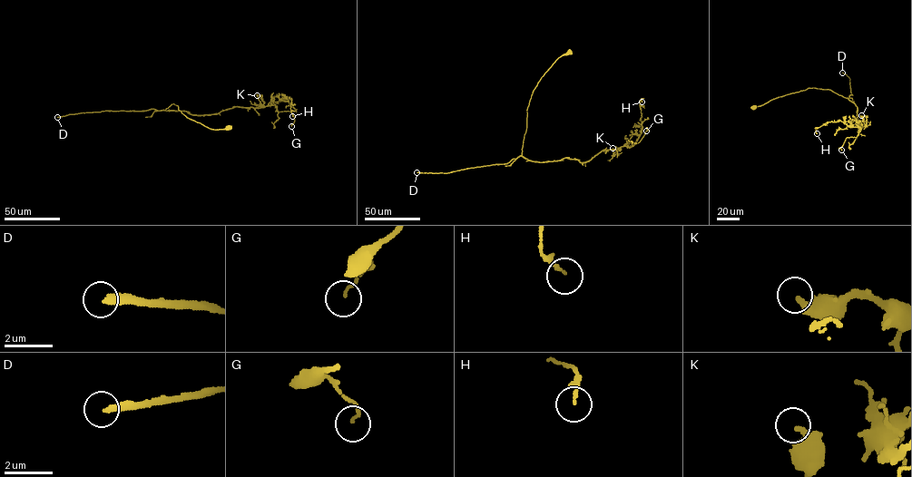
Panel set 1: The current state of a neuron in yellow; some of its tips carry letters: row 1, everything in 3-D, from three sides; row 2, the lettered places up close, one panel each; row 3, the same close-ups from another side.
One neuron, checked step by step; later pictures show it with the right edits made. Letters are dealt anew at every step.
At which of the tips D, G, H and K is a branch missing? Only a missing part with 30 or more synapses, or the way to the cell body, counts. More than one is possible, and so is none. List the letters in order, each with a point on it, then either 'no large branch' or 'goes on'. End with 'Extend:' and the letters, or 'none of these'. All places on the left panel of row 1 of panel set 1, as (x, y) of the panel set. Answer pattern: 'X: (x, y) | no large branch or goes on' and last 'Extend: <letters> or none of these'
D: (57, 117) | goes on
G: (291, 126) | no large branch
H: (292, 116) | no large branch
K: (257, 95) | no large branch
Extend: D

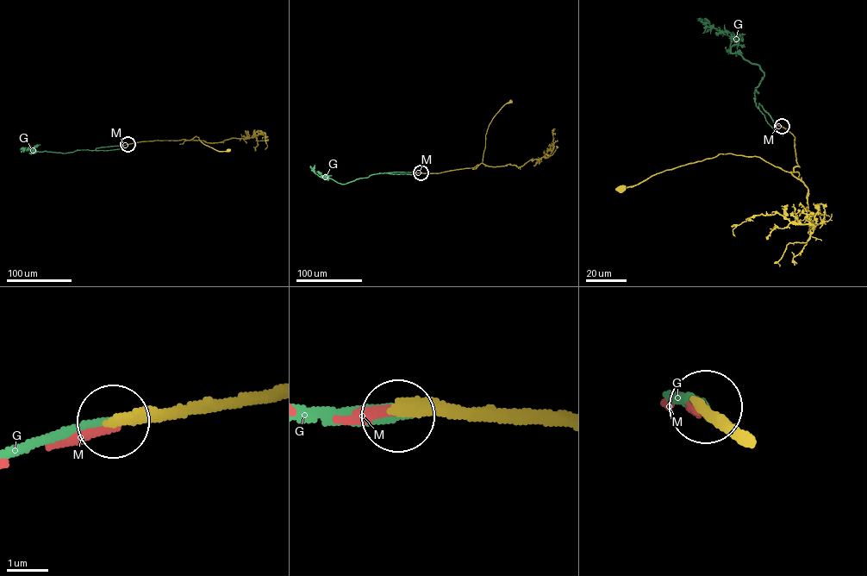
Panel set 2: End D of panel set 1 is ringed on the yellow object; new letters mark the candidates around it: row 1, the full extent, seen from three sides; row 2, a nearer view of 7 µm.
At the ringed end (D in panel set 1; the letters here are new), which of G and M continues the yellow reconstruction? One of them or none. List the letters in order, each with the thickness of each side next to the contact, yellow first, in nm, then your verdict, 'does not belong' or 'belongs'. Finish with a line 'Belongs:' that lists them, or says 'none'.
G: calibres 320 and 260 nm; belongs
M: calibres 320 and 200 nm; does not belong
Belongs: G

